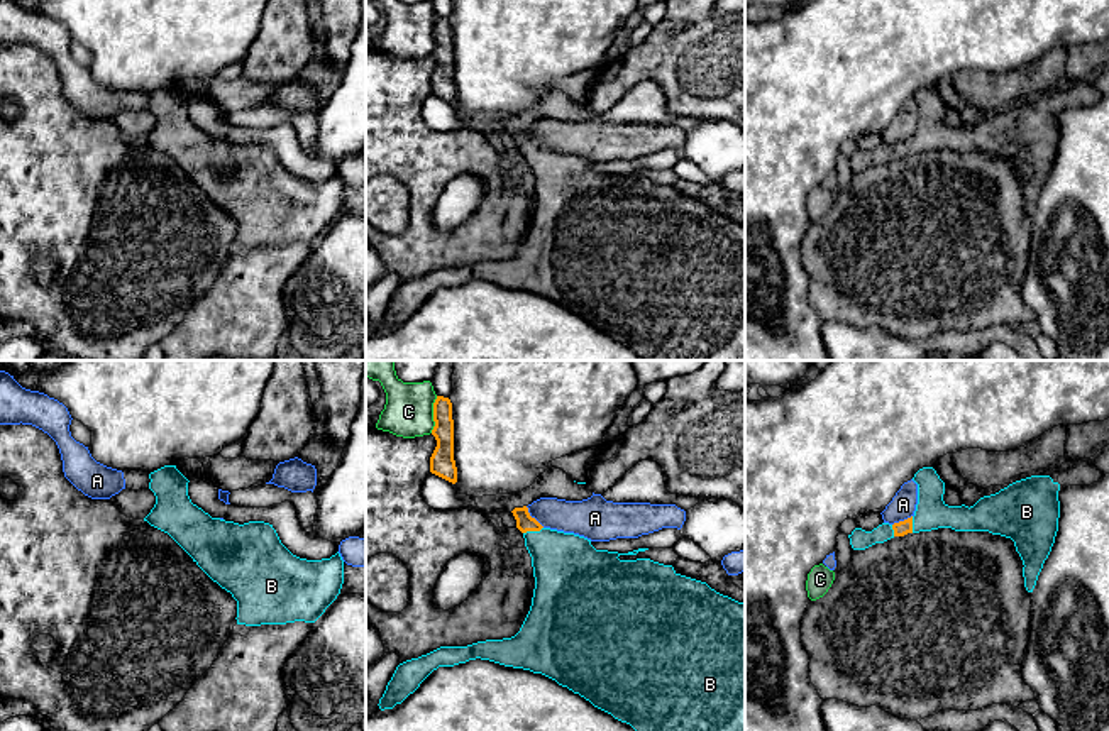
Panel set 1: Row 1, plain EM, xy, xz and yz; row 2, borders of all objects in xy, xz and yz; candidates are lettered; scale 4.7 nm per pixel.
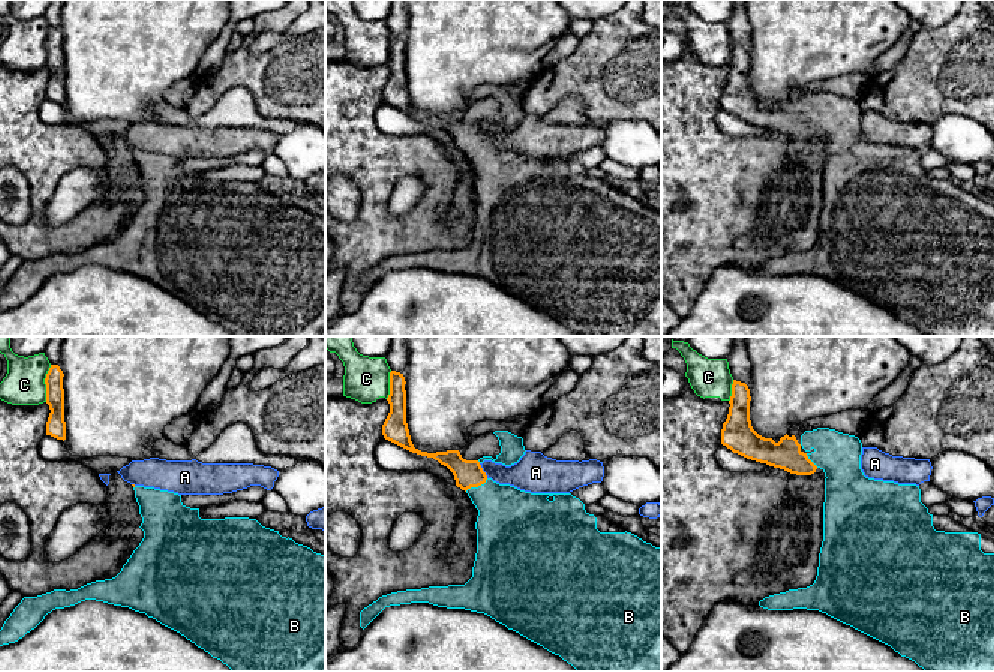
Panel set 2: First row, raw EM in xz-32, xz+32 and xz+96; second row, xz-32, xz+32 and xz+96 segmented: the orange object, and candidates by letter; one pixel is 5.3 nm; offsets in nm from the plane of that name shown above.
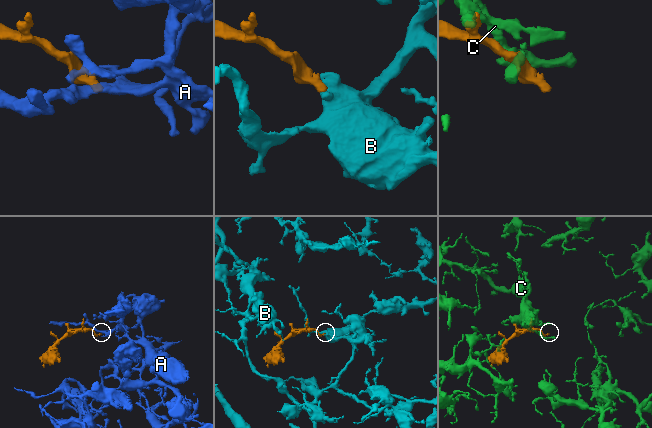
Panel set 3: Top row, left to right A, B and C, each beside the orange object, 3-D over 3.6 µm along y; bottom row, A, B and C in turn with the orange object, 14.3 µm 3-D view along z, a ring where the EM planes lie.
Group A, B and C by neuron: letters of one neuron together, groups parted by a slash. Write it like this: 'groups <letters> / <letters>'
groups A / B / C

